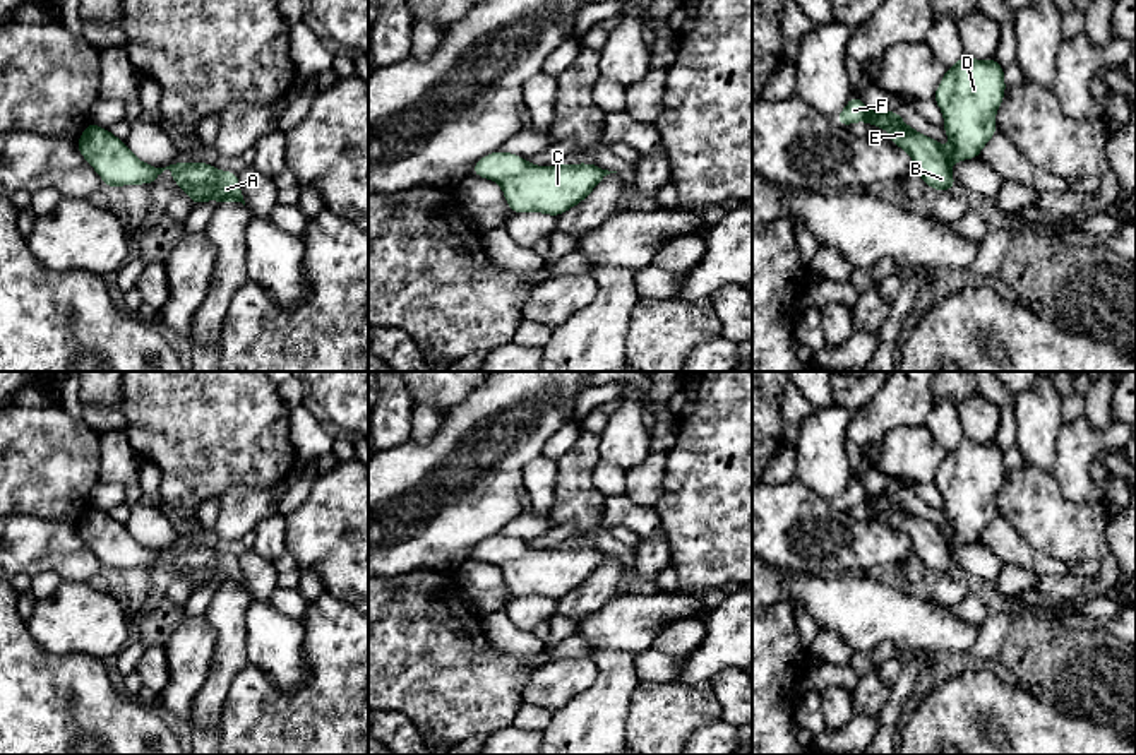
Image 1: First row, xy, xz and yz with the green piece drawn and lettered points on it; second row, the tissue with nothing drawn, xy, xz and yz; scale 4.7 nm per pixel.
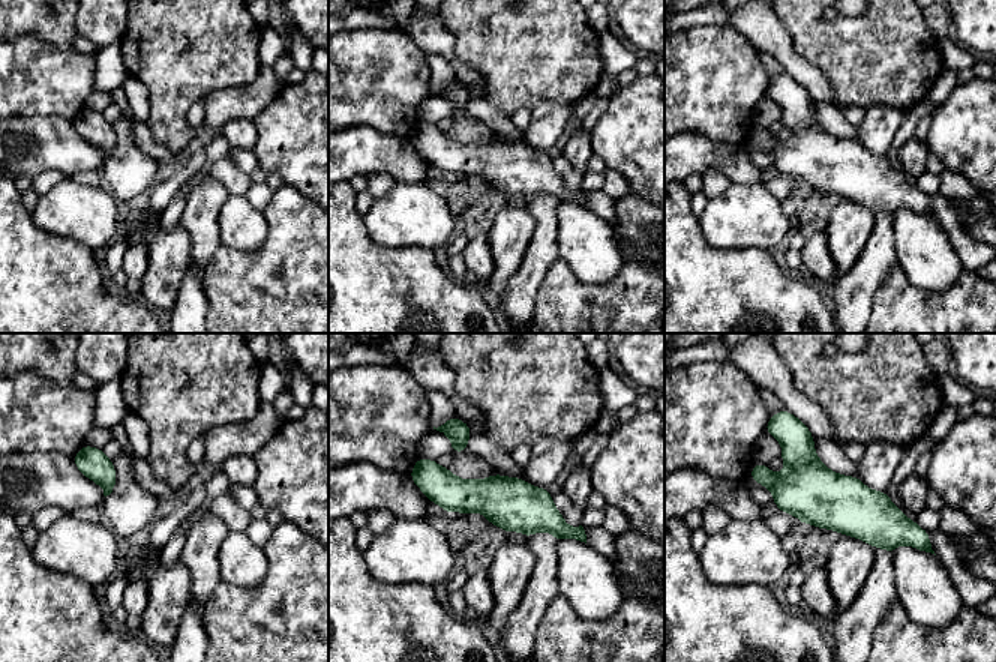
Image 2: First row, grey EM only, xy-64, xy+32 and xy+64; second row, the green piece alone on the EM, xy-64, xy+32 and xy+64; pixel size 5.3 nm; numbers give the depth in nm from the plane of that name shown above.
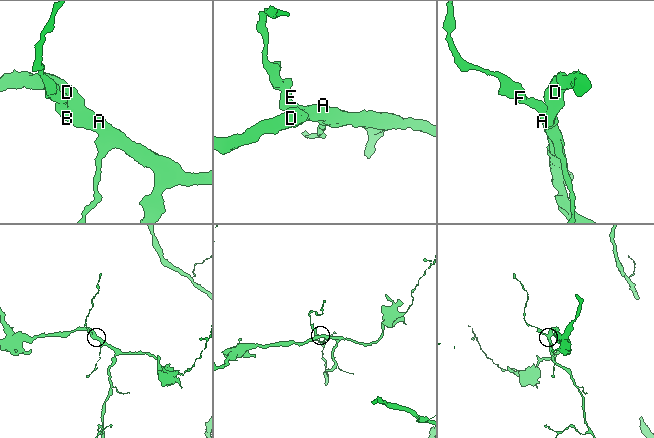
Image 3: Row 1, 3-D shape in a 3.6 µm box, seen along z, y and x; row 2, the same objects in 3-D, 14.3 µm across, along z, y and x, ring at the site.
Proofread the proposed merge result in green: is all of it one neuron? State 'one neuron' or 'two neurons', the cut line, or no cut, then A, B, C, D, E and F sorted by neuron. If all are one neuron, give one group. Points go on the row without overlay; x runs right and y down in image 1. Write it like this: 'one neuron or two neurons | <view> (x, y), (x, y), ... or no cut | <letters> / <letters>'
one neuron | no cut | A B C D E F

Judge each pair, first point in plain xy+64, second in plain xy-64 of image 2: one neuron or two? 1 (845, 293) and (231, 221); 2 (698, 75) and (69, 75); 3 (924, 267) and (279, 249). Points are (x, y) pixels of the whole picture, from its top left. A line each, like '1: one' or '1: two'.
1: two
2: one
3: two

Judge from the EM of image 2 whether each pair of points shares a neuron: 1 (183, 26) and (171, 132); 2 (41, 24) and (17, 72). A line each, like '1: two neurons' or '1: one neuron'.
1: one neuron
2: two neurons

